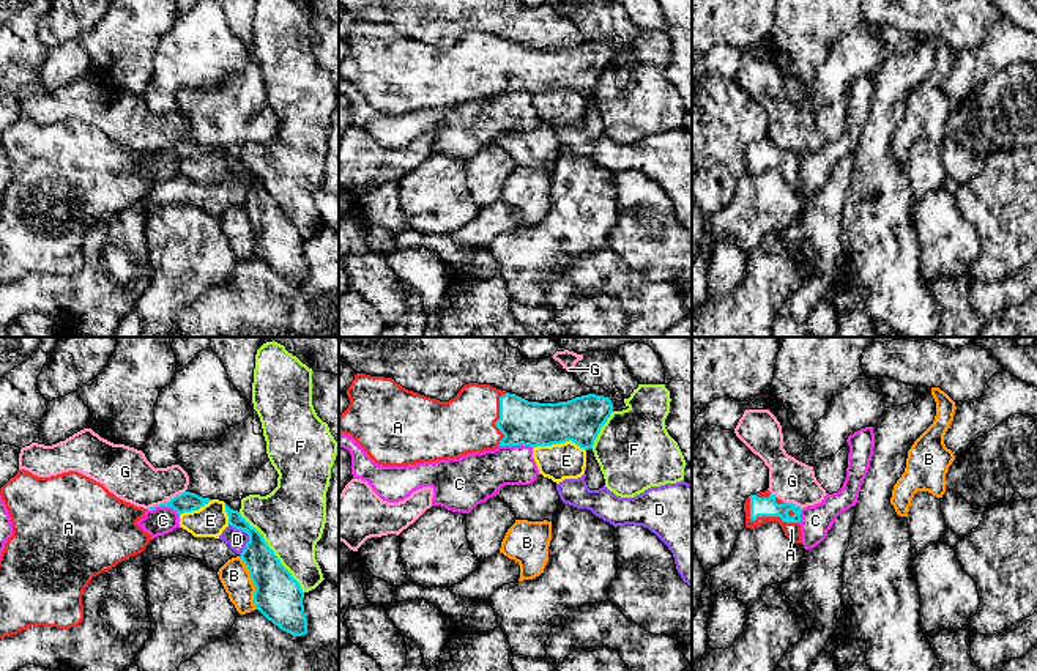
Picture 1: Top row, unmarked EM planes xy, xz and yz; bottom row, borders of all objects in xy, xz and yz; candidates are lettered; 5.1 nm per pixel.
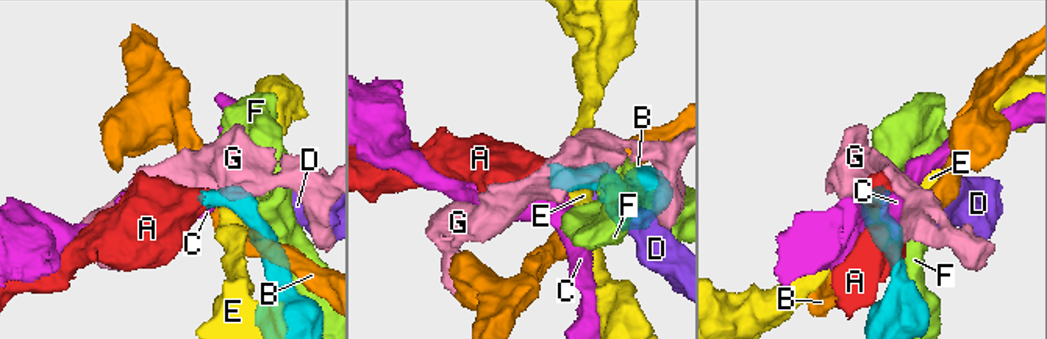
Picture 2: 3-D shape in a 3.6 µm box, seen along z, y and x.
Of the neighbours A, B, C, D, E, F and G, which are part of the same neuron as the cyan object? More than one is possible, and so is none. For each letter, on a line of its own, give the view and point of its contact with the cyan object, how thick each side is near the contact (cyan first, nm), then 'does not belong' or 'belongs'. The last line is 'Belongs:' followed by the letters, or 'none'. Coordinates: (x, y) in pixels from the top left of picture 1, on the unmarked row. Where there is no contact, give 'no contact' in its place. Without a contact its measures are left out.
A: yz (763, 163) | 100/80 nm | belongs
B: xy (252, 229) | 240/150 nm | does not belong
C: xy (164, 153) | 100/140 nm | does not belong
D: xy (249, 183) | 180/100 nm | does not belong
E: xz (560, 90) | 220/190 nm | does not belong
F: xy (273, 200) | 240/340 nm | does not belong
G: xy (167, 148) | 100/240 nm | does not belong
Belongs: A

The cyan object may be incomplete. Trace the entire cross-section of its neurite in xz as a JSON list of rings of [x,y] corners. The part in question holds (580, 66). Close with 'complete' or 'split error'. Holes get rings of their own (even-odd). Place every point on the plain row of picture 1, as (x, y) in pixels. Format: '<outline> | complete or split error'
[[[356,20],[347,36],[348,55],[339,63],[339,79],[350,82],[378,112],[408,113],[424,109],[459,106],[498,93],[552,93],[572,88],[593,96],[613,60],[608,44],[588,41],[567,49],[528,49],[490,32],[470,30],[449,49],[408,38],[392,25]]] | split error

